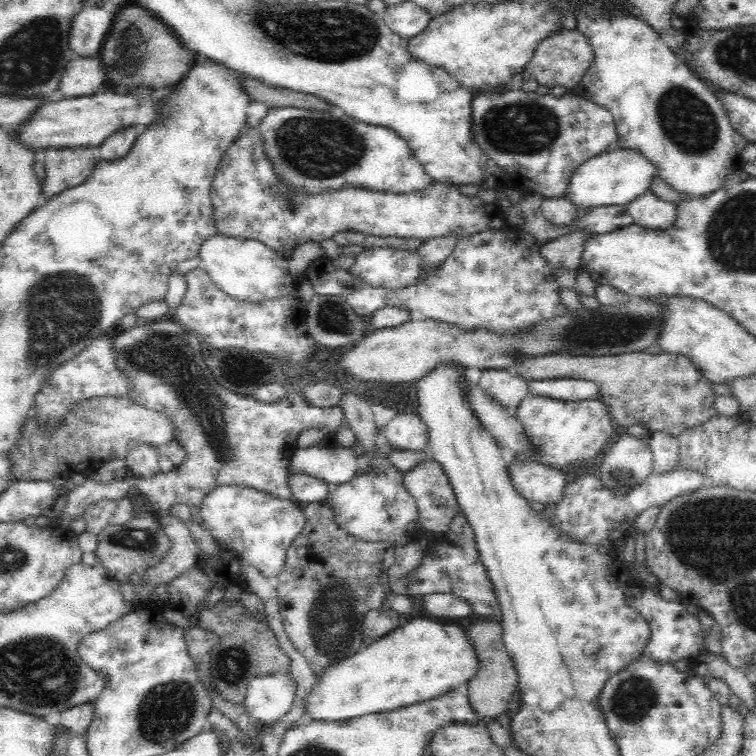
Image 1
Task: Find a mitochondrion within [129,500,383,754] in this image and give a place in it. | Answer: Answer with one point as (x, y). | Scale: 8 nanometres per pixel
(169, 709)

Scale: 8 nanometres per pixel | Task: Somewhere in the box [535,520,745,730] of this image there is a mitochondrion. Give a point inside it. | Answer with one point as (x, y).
(633, 698)

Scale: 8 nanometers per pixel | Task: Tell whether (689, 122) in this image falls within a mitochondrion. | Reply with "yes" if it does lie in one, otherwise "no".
yes

